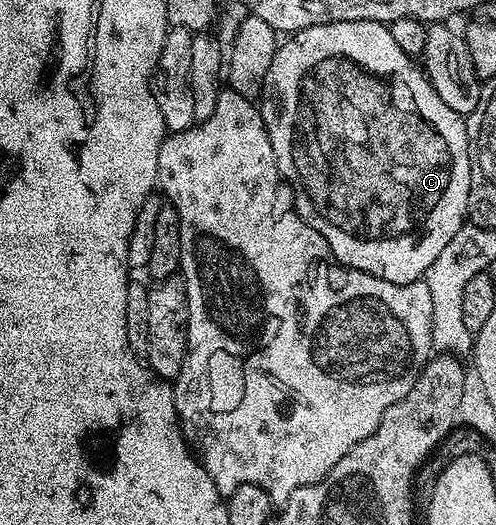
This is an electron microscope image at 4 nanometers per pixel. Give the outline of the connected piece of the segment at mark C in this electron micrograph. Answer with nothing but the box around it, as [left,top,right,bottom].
[259,22,475,286]

